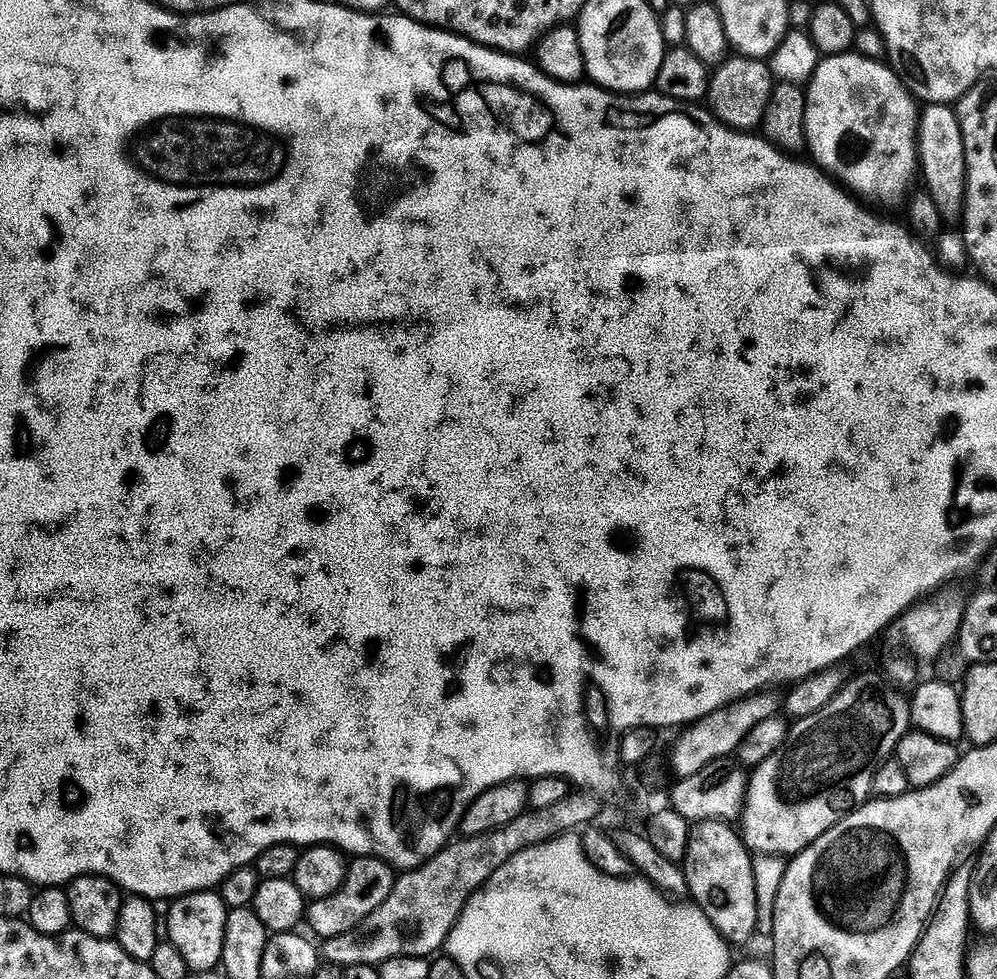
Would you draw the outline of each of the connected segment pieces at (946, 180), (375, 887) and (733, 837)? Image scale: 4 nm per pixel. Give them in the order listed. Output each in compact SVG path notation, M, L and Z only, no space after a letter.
M928 104L919 113L916 126L918 168L924 171L923 187L932 196L941 213L959 213L964 207L964 192L968 189L968 149L964 147L964 131L955 107Z
M358 856L348 864L348 873L342 882L342 886L334 894L330 894L330 898L322 898L321 900L313 900L306 908L306 924L312 927L312 932L316 936L320 936L321 941L330 938L338 938L338 934L346 934L350 930L354 930L363 920L370 918L370 914L374 914L374 910L378 910L378 906L382 906L382 902L386 902L386 898L390 898L390 890L394 890L396 885L397 873L391 864L384 860L379 860L376 856Z
M700 822L691 829L689 841L689 858L683 863L683 870L688 883L688 893L695 907L706 914L706 918L720 932L720 937L729 945L744 944L751 936L757 935L759 916L758 898L755 894L754 856L741 833L736 832L728 822Z

